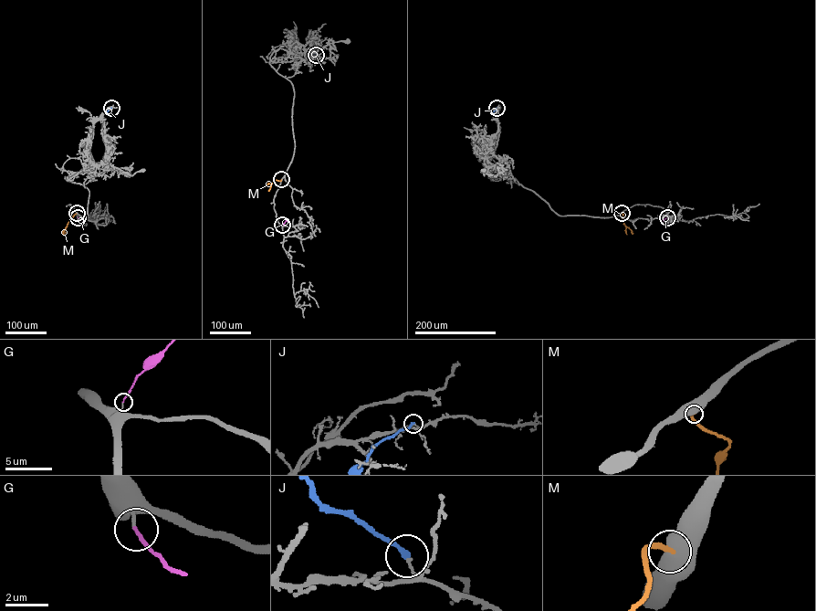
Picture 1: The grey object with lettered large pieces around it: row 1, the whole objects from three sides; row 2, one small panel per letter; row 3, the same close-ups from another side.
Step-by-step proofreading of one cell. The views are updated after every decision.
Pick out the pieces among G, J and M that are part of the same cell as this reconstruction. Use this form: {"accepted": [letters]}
{"accepted": ["G"]}

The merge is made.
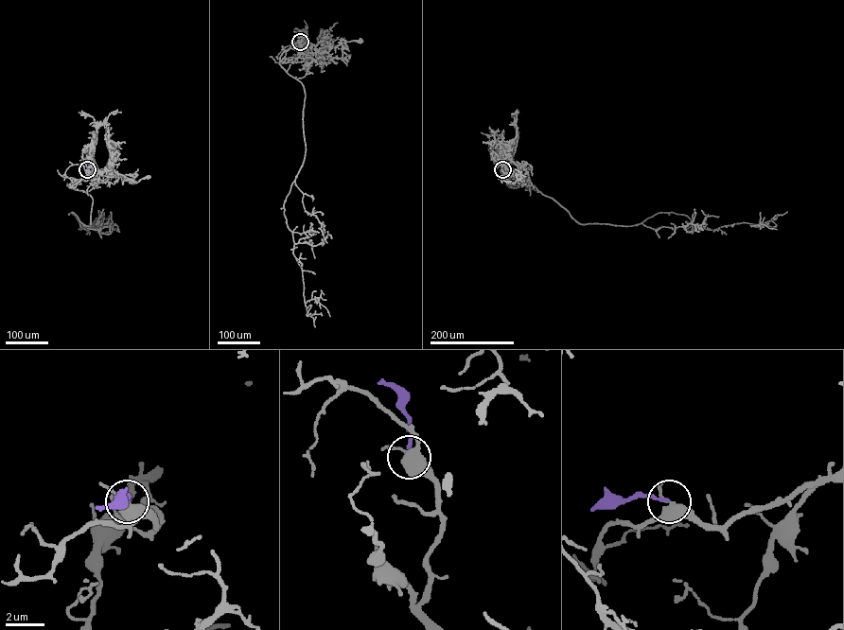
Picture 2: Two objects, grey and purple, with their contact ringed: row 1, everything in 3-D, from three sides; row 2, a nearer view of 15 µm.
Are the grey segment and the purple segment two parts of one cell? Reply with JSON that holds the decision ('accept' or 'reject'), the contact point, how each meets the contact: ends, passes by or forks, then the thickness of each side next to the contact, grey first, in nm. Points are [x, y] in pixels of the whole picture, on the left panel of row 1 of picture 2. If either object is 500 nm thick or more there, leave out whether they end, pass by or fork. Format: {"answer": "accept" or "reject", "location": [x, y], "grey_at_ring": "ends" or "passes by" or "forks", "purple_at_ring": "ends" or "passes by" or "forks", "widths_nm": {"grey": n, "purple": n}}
{"answer": "reject", "location": [87, 169], "grey_at_ring": "forks", "purple_at_ring": "ends", "widths_nm": {"grey": 360, "purple": 160}}

